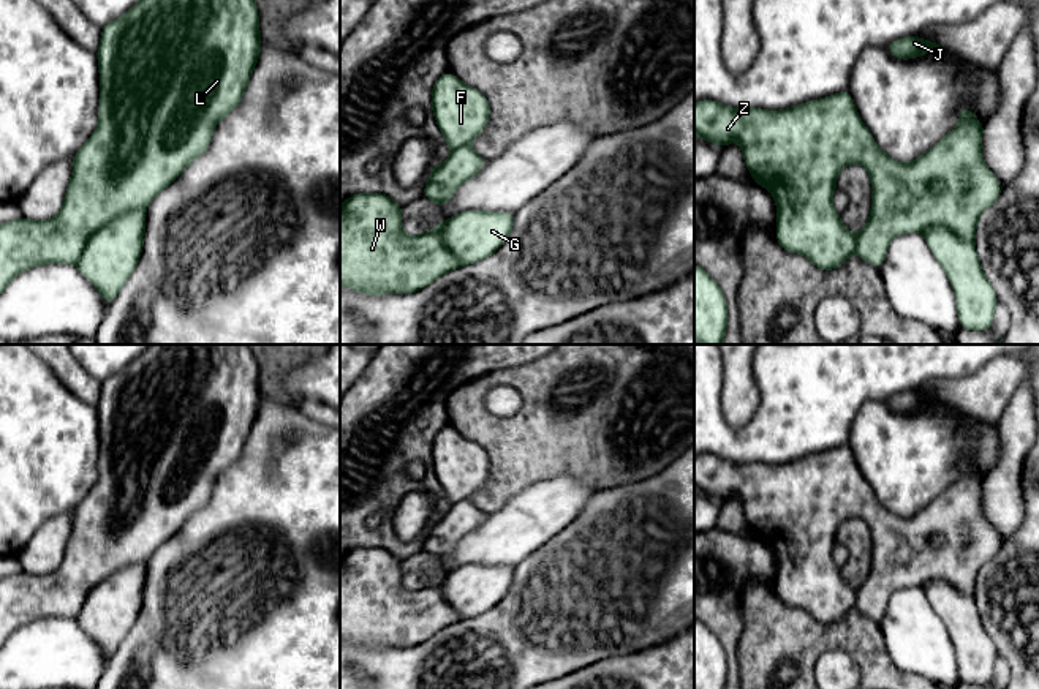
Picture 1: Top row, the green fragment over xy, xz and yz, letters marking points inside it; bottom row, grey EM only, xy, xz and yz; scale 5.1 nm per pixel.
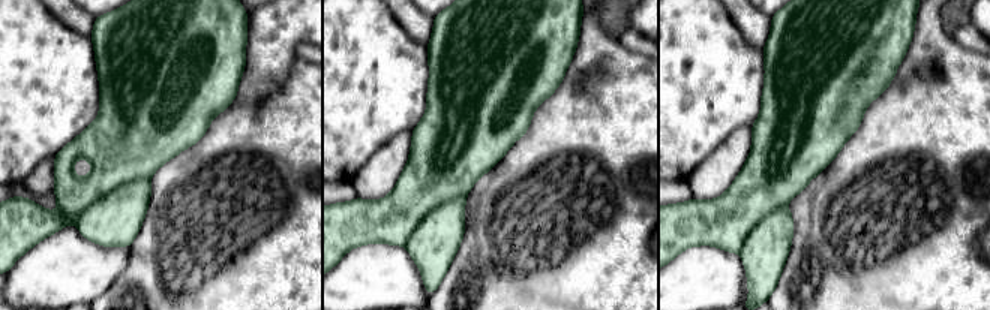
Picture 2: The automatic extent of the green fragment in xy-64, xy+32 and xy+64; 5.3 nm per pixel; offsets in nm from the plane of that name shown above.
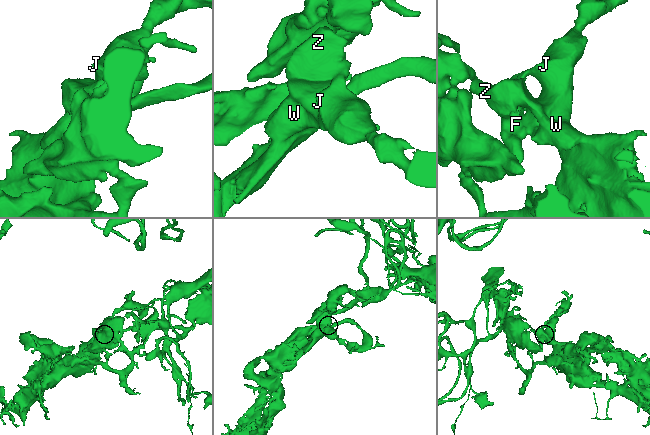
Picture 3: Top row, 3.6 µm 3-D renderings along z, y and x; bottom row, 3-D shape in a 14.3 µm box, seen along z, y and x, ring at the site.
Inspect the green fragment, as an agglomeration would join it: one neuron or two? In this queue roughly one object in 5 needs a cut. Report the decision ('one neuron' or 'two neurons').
one neuron

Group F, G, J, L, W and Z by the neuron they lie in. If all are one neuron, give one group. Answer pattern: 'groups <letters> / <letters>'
groups F G J L W Z

